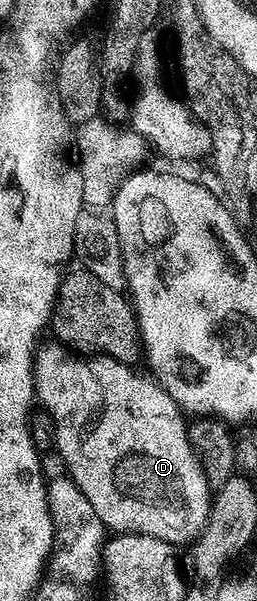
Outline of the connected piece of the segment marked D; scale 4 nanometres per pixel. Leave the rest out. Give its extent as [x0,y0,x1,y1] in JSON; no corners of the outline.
[33,343,211,547]

